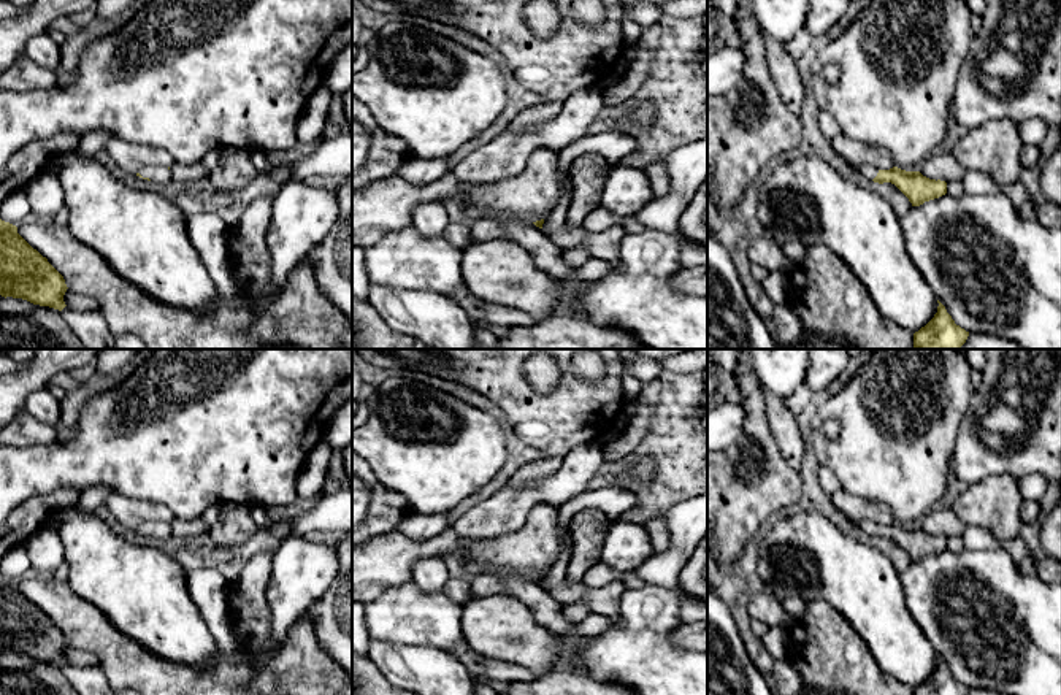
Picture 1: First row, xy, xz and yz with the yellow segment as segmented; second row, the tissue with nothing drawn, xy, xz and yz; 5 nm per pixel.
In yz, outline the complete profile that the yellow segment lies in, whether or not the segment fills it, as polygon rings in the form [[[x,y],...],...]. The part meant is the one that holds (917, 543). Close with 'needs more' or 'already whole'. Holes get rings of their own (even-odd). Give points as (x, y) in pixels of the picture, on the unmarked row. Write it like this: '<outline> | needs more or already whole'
[[[855,522],[864,533],[883,539],[894,539],[912,559],[920,562],[925,557],[939,554],[947,549],[947,538],[940,535],[929,535],[920,527],[906,527],[898,522],[890,525],[879,525],[875,522]]] | needs more

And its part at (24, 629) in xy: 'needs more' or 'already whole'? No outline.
already whole

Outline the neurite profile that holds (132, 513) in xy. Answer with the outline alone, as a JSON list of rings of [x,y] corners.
[[[119,493],[109,495],[103,505],[127,528],[138,528],[146,522],[171,522],[174,519],[173,511],[163,503],[128,498]]]

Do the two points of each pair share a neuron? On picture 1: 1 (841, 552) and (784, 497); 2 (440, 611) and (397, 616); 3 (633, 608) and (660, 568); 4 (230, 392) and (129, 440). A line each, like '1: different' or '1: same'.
1: different
2: same
3: different
4: same

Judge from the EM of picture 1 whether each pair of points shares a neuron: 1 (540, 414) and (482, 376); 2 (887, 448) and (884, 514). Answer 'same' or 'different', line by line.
1: same
2: different

